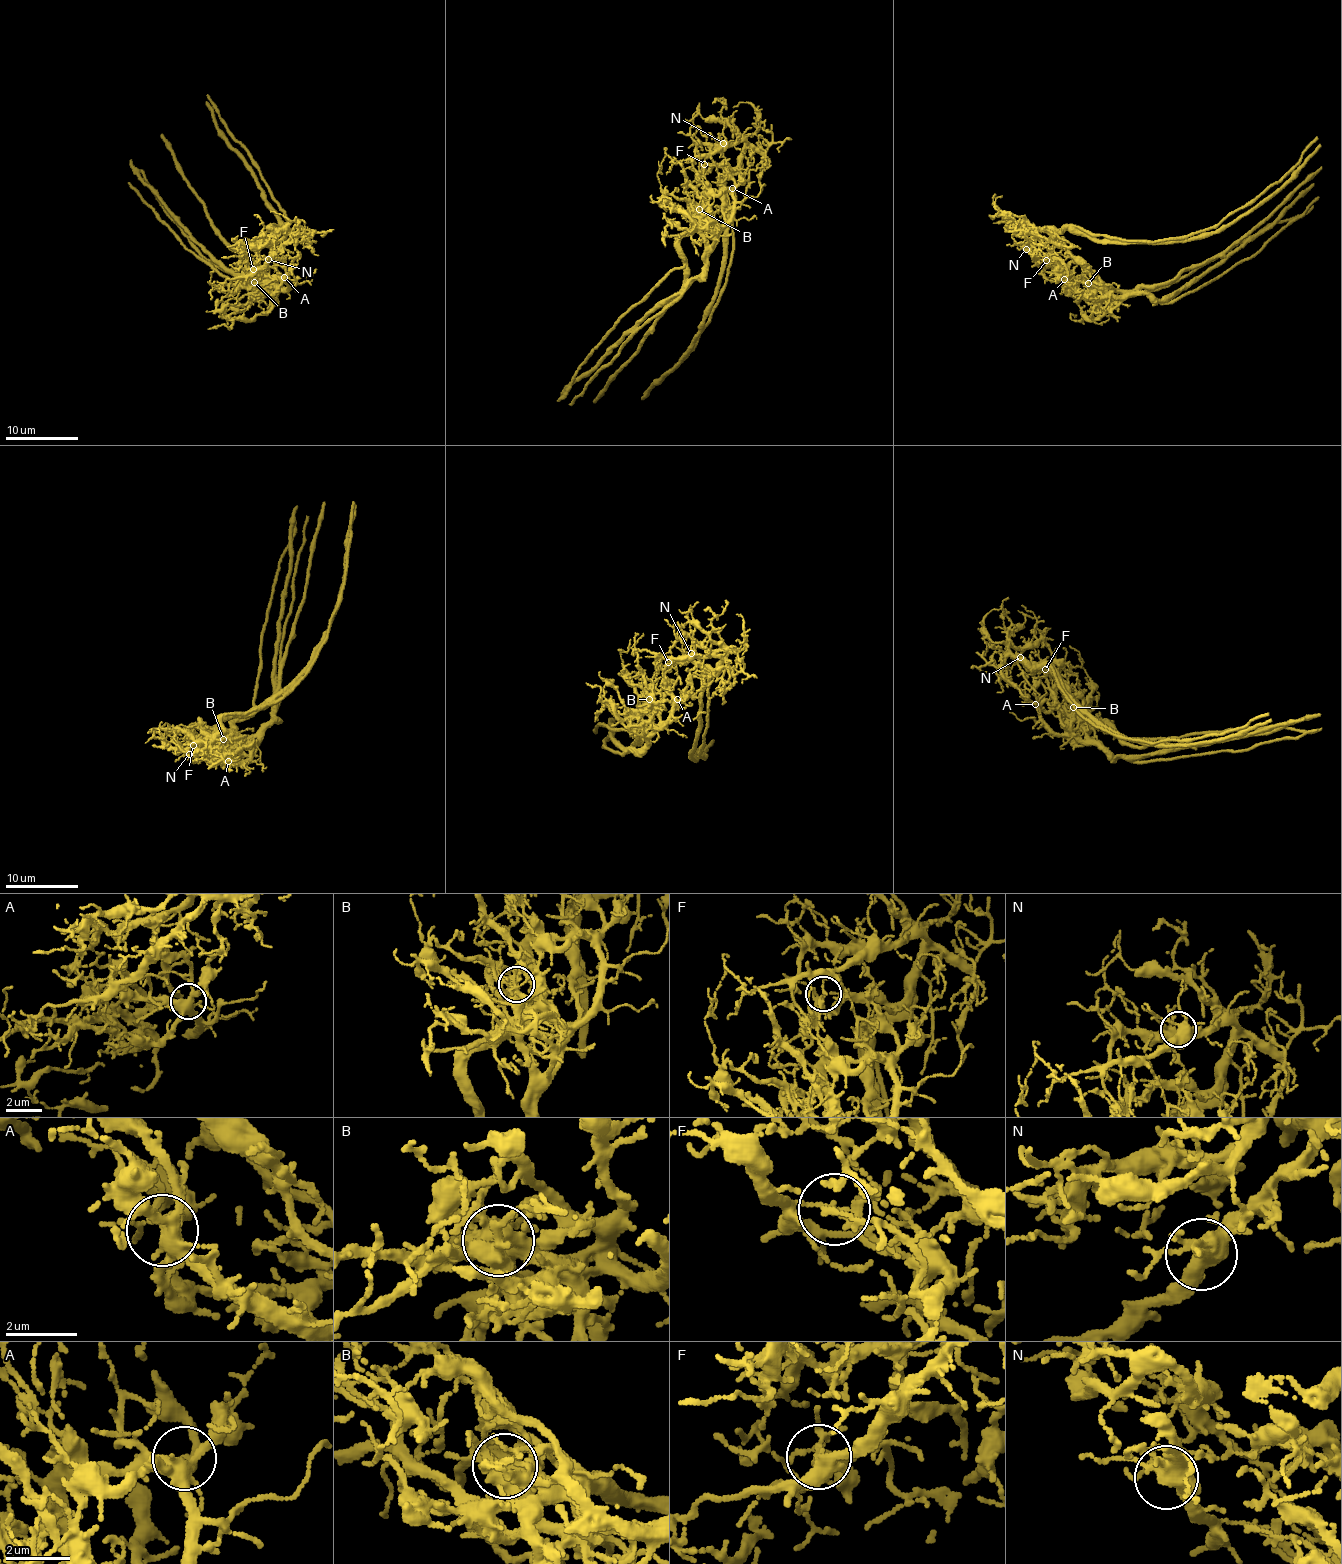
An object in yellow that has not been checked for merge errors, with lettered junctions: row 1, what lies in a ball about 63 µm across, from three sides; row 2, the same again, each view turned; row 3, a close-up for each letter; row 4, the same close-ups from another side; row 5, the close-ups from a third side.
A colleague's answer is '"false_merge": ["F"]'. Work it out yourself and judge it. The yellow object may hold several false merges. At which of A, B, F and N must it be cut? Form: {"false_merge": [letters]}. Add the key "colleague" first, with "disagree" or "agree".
{"colleague": "disagree", "false_merge": ["B", "F"]}

